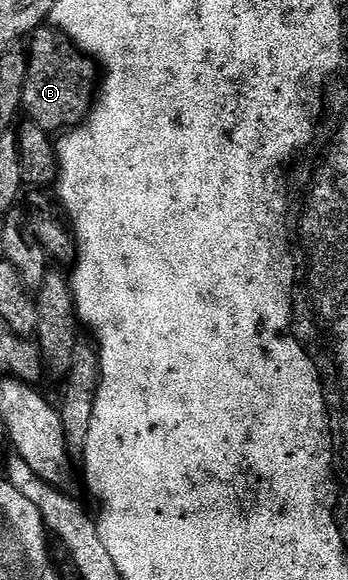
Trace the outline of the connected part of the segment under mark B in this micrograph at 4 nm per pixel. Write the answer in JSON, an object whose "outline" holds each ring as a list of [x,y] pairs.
{"outline":[[[39,28],[28,38],[29,62],[21,91],[21,103],[23,113],[29,116],[26,118],[45,133],[53,135],[56,134],[56,129],[68,131],[85,120],[95,100],[95,65],[80,51],[73,51],[68,65],[61,54],[62,38],[58,30],[49,28]]]}

